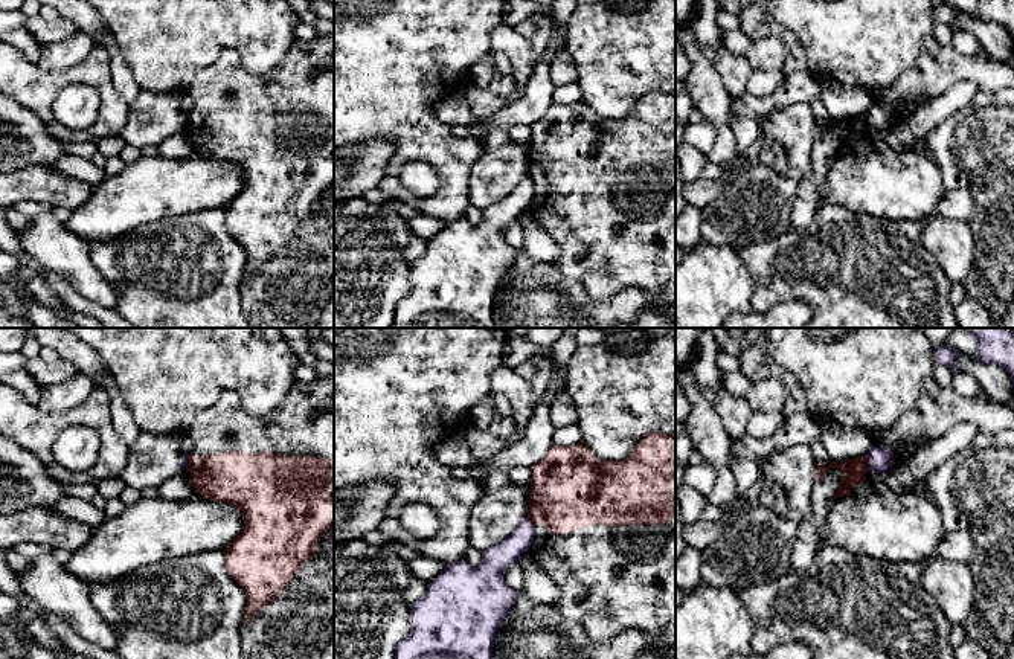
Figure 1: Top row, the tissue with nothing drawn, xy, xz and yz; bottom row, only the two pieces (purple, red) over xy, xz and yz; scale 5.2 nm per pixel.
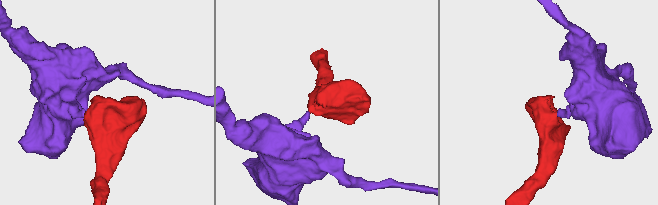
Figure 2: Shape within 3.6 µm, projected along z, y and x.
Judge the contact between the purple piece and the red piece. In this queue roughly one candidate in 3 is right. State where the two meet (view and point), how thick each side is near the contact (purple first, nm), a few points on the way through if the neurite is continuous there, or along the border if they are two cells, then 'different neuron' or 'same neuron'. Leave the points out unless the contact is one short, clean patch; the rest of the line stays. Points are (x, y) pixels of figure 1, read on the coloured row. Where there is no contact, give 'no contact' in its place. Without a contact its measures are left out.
yz (868, 462) | 120/130 nm | along yz (866, 455), (869, 469) | different neuron

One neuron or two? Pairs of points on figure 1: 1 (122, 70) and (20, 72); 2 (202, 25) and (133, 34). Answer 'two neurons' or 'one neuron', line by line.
1: two neurons
2: one neuron

